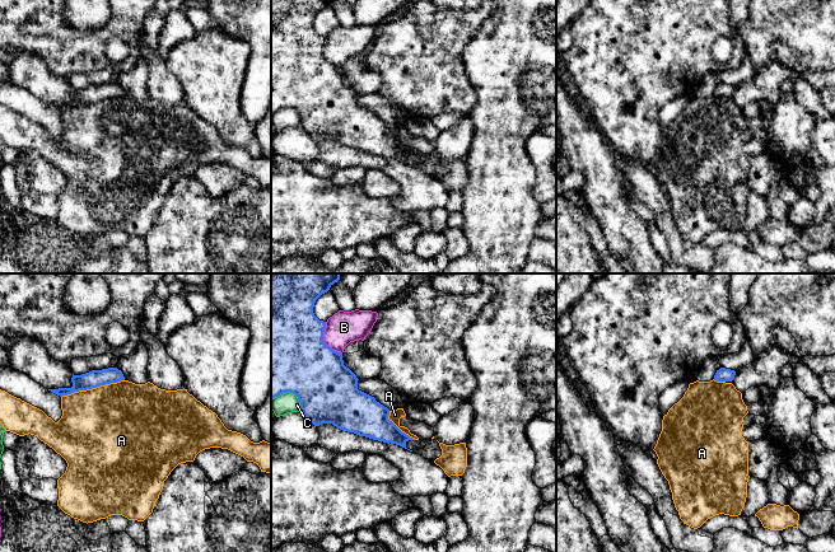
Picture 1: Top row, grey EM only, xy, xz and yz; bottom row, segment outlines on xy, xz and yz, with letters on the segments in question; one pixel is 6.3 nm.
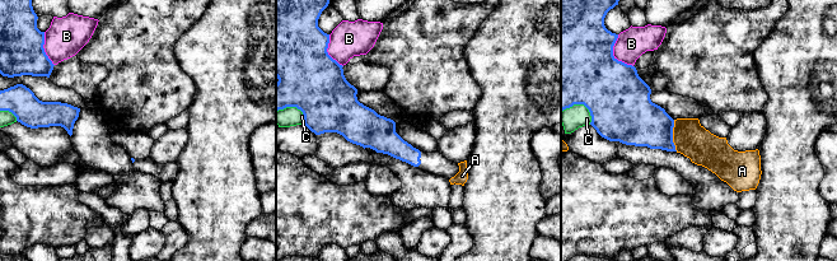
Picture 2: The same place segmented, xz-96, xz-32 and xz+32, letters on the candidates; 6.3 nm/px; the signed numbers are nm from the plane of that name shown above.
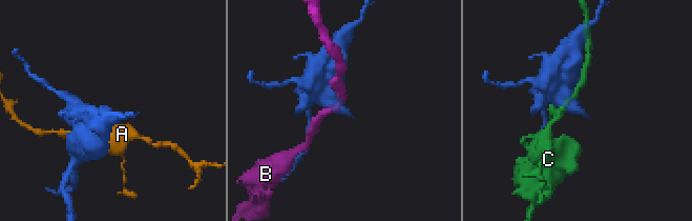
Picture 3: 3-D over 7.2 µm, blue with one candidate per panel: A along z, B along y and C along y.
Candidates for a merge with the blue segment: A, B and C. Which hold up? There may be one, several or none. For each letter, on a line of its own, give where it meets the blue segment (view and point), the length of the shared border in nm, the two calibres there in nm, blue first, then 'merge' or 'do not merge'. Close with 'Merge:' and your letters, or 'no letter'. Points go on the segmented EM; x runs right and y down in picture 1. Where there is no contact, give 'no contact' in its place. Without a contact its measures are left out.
A: contact xy (92, 387); length 420 nm; calibres 110 and 480 nm; do not merge
B: contact xz (322, 341); length 240 nm; calibres 500 and 200 nm; do not merge
C: contact xz (290, 392); length 200 nm; calibres 480 and 130 nm; do not merge
Merge: no letter

